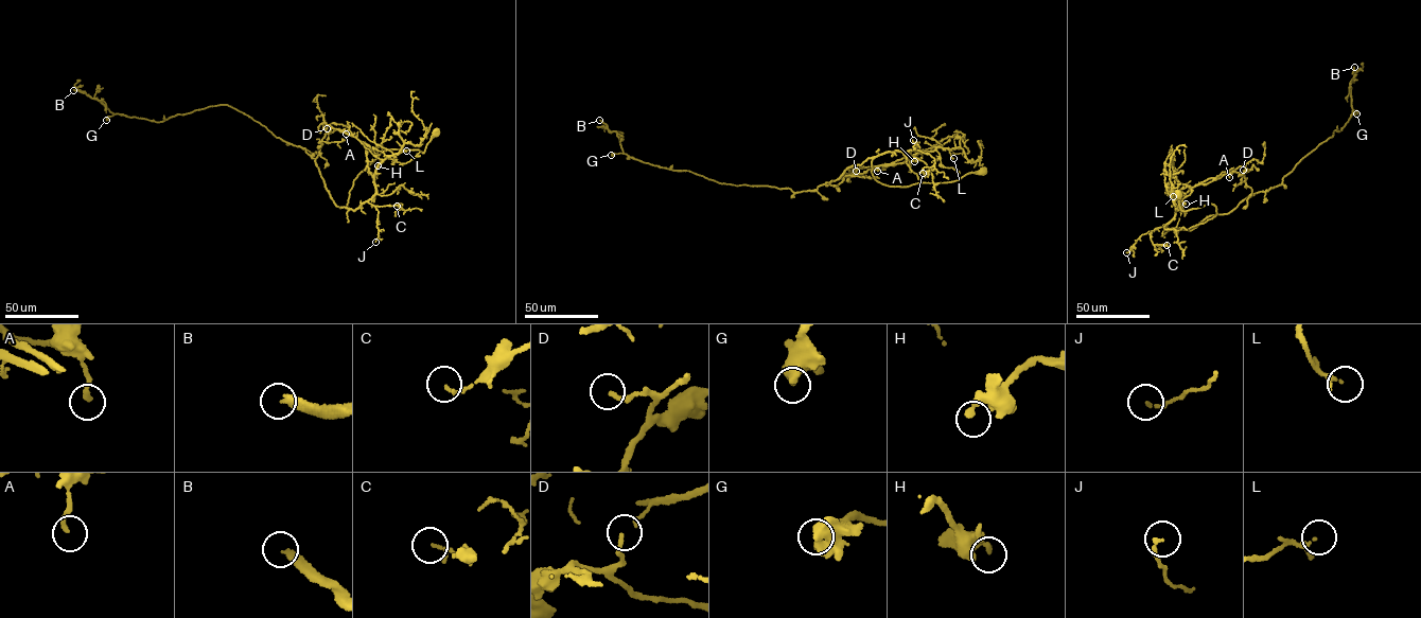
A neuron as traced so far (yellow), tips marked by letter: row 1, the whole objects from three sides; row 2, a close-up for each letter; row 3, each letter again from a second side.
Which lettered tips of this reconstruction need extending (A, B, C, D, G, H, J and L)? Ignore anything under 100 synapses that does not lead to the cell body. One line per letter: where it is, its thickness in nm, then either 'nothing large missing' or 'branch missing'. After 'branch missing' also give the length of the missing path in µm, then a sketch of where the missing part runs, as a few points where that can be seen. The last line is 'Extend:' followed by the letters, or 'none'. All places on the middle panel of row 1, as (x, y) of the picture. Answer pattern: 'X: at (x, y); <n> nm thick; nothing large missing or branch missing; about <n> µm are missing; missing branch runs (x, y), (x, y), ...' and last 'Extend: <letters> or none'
A: at (877, 171); 190 nm thick; nothing large missing
B: at (599, 120); 280 nm thick; branch missing; about 50 µm are missing; missing branch runs (599, 120), (548, 98), (541, 100)
C: at (923, 173); 120 nm thick; nothing large missing
D: at (856, 171); 180 nm thick; nothing large missing
G: at (611, 155); 600 nm thick; nothing large missing
H: at (914, 161); 320 nm thick; nothing large missing
J: at (913, 140); 130 nm thick; nothing large missing
L: at (953, 158); 170 nm thick; nothing large missing
Extend: B

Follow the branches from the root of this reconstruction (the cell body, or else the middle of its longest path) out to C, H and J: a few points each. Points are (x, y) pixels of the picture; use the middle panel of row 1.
C: (982, 171), (952, 181), (892, 187), (874, 178), (872, 160), (886, 153), (918, 151), (934, 159), (923, 173)
H: (982, 171), (900, 187), (871, 172), (872, 160), (886, 153), (912, 156), (884, 165), (920, 158), (914, 161)
J: (982, 171), (904, 187), (874, 178), (872, 160), (912, 149), (917, 144), (913, 140)

